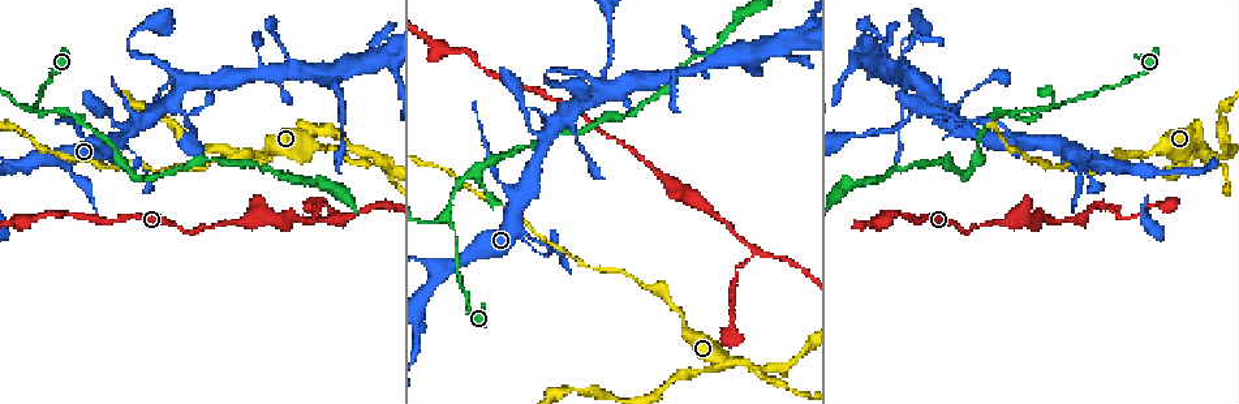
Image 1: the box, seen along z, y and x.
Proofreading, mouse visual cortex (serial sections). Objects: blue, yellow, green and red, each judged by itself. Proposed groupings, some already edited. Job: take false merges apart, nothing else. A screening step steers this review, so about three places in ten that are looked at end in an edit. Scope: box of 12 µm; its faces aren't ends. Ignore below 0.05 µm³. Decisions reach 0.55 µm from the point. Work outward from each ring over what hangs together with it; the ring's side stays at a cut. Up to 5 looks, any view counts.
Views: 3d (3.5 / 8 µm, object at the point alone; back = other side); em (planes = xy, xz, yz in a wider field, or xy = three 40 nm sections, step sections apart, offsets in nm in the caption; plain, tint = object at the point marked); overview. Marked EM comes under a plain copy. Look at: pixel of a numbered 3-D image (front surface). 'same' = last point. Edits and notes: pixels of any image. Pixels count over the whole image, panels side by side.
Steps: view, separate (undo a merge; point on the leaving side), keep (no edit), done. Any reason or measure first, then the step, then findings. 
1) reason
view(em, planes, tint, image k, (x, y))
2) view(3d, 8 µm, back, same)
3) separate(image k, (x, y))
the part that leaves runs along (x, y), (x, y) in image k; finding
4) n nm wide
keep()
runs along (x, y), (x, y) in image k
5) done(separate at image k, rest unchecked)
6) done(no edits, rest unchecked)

three-way junction
view(3d, 3.5 µm, image 1, (517, 198))

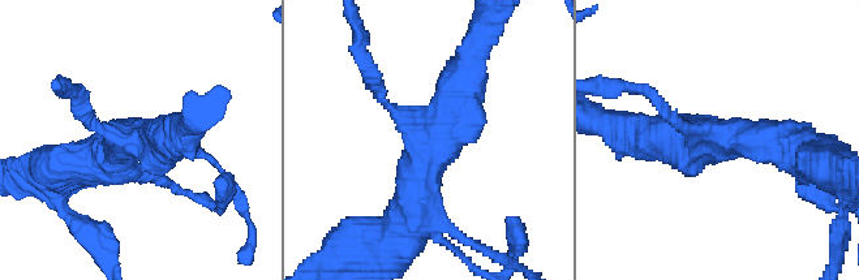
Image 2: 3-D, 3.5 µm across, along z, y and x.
view(em, xy, step 1, tint, image 2, (434, 145))

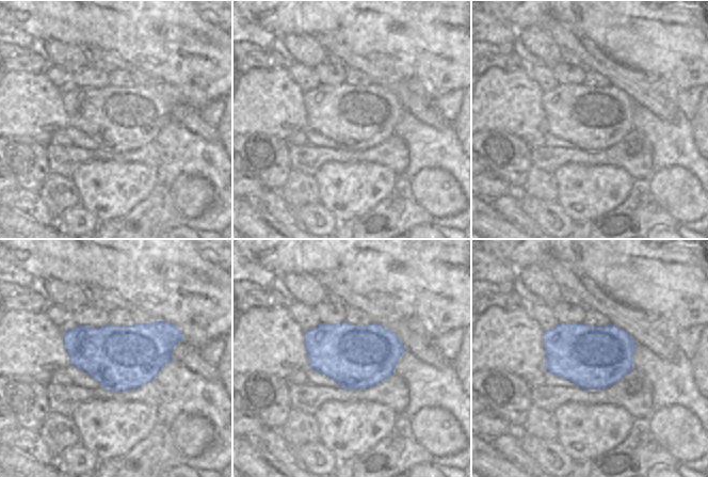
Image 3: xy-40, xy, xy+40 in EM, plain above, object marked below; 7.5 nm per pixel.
arms of 150, 500, 500 nm
keep()
runs along (403, 222), (467, 70) in image 2; continuous, no second cell

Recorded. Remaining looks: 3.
thin neck
view(3d, 3.5 µm, image 1, (30, 107))

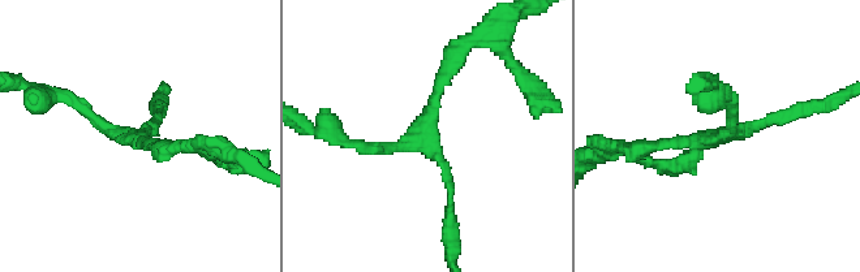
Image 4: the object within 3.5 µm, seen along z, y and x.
3 arms; arms of 150, 150, 150 nm
view(em, xy, step 1, tint, image 4, (436, 142))

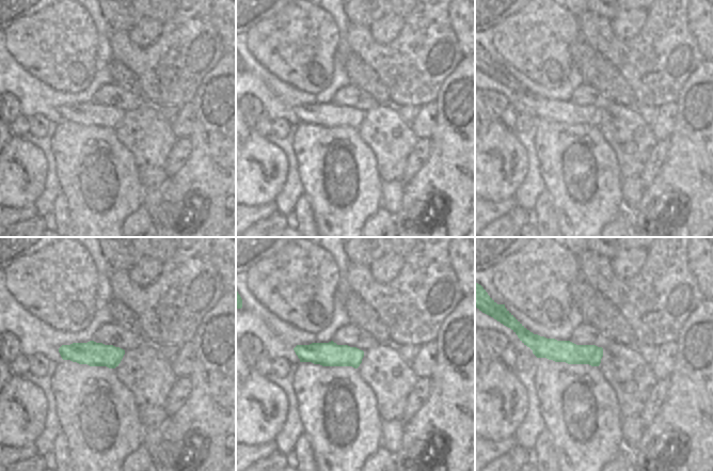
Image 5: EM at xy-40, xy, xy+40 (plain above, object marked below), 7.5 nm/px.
view(em, planes, tint, same)

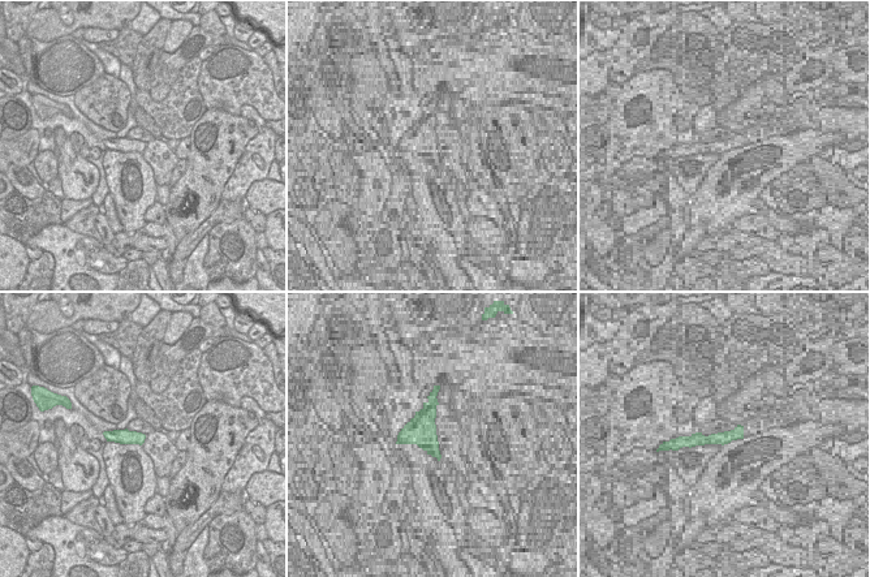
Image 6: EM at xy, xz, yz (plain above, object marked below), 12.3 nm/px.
keep()
runs along (804, 108), (727, 137), (648, 145) in image 4; continuous, no second cell

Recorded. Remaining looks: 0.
done(no edits, rest unchecked)

